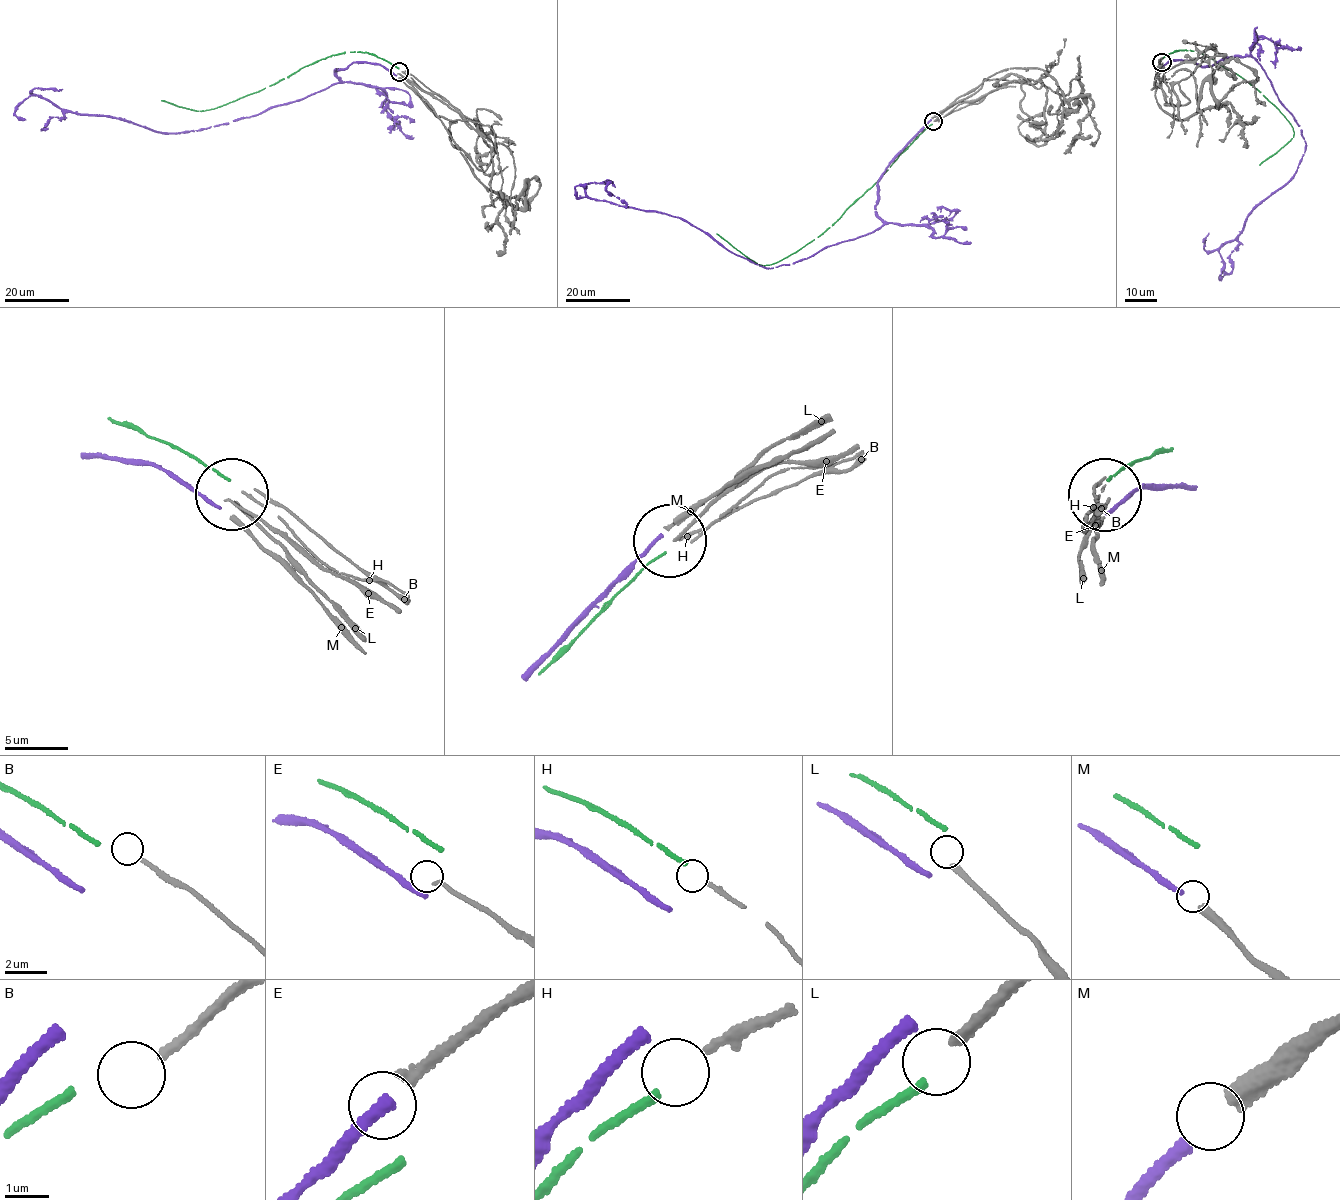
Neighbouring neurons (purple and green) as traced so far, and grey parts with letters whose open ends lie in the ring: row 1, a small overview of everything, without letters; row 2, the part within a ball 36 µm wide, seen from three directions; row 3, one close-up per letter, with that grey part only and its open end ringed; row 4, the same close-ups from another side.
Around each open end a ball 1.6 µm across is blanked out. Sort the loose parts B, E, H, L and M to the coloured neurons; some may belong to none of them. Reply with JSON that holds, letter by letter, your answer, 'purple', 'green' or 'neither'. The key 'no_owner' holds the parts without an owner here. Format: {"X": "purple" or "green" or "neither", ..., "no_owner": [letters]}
{"B": "neither", "E": "neither", "H": "green", "L": "neither", "M": "purple", "no_owner": ["B", "E", "L"]}

